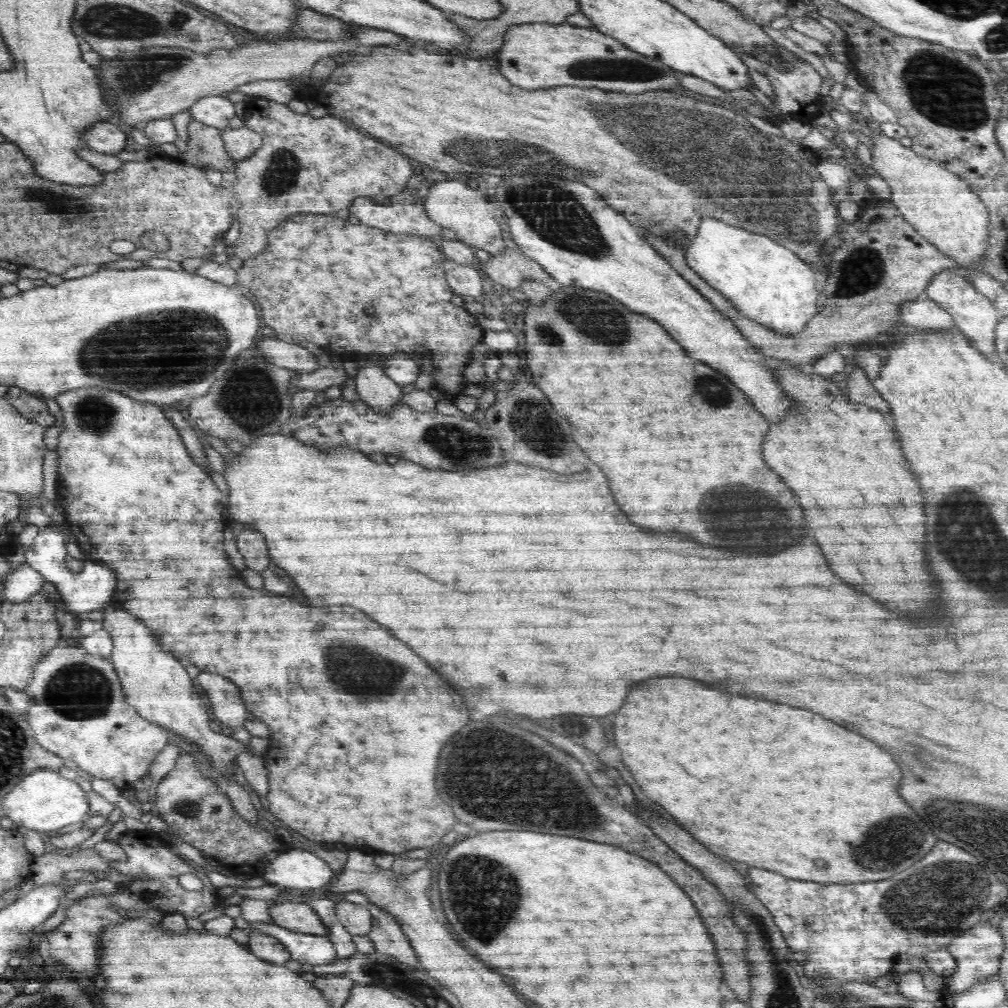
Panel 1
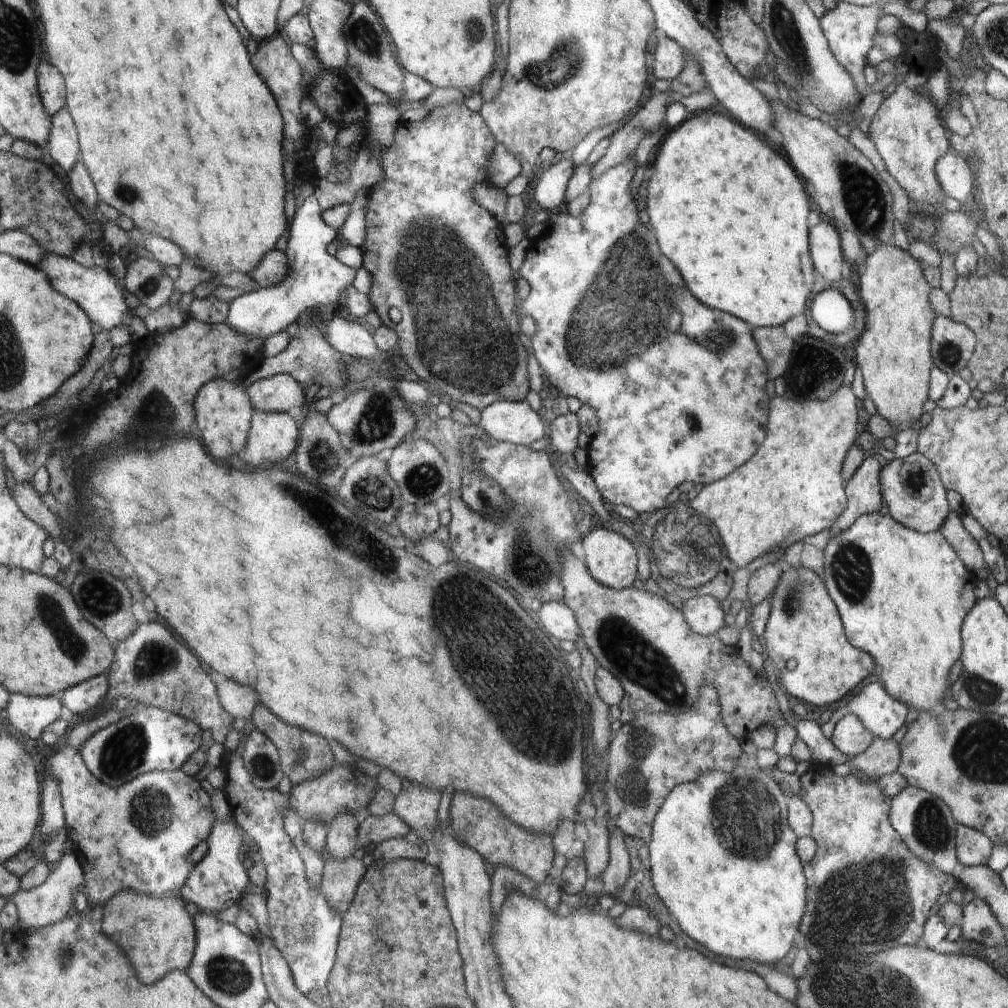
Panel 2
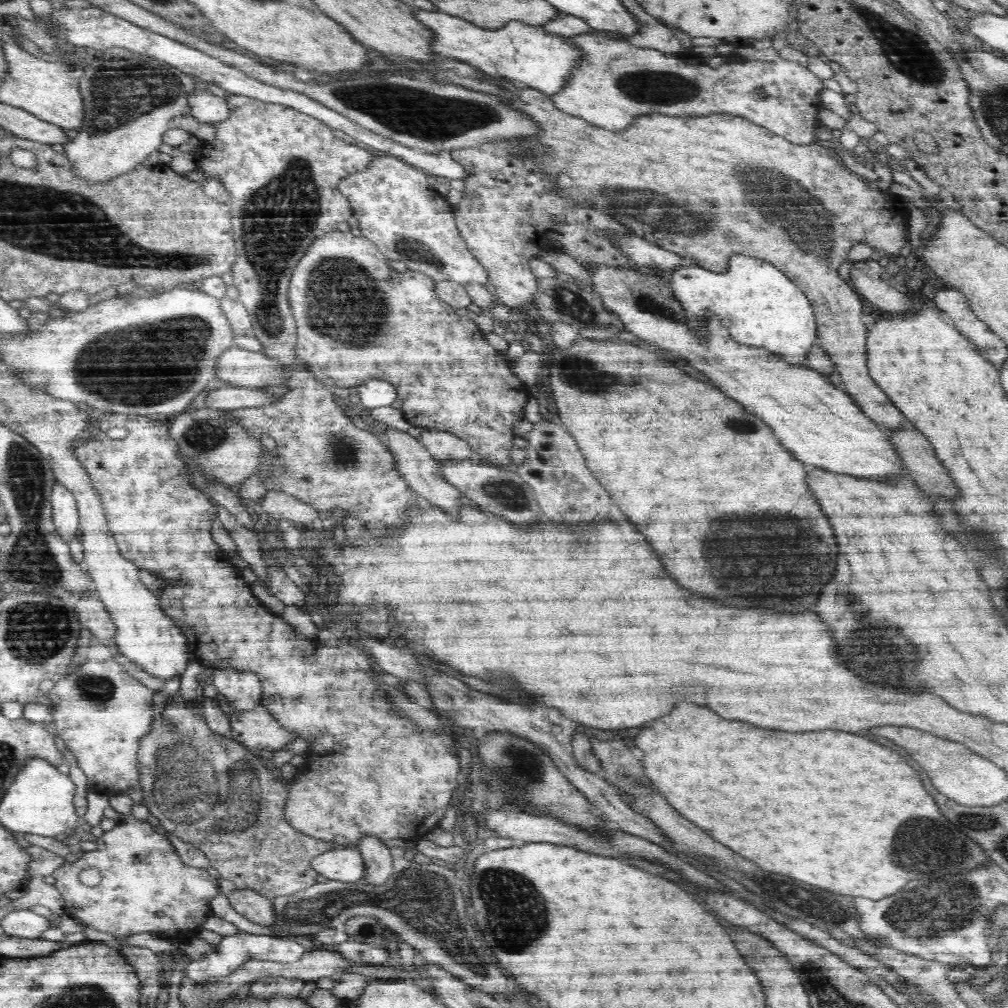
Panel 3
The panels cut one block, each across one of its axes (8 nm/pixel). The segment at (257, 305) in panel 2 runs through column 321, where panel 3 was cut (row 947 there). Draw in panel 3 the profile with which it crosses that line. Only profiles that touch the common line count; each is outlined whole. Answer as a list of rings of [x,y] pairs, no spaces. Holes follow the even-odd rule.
[[[245,931],[233,935],[224,935],[220,942],[210,947],[210,952],[202,960],[190,961],[185,968],[186,976],[190,976],[194,983],[202,986],[208,984],[216,976],[226,976],[233,970],[240,968],[241,964],[248,960],[274,961],[279,963],[289,963],[300,960],[304,956],[306,949],[298,944],[291,937],[278,937],[273,935],[249,934]]]

